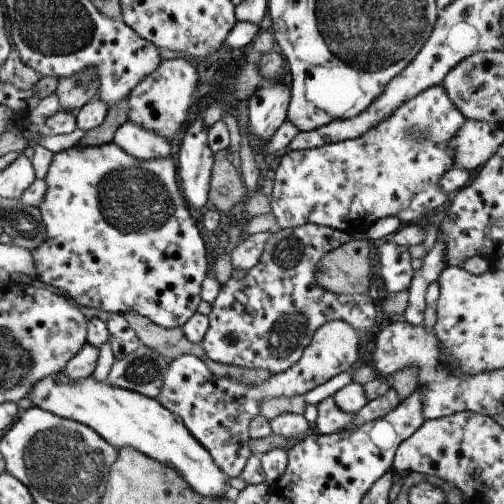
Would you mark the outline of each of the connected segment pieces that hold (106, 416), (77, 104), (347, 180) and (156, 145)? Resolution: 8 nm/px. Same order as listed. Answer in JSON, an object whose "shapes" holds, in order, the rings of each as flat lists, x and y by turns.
{"shapes":[[[63,372,44,377,30,387,26,397,35,407,93,428,117,449,131,446,168,465,203,497,218,500,225,497,230,479,216,466,210,453,190,434,177,414,164,408,156,399,139,392,112,386,106,381,96,380,92,375,74,380]],[[90,65,72,76,60,77,55,93,62,109,75,114,88,101,97,97,100,85,95,66]],[[436,85,404,101,389,117,382,119,362,136,311,149,288,150,276,168,270,198,278,229,314,223,354,236,366,233,374,222,386,216,397,216,402,226,423,225,433,216,438,206,451,199,441,187,440,181,455,166,451,142,466,119,447,90,442,85]],[[130,120,116,129,113,141,138,160,147,161,170,155,171,144,167,138]]]}

